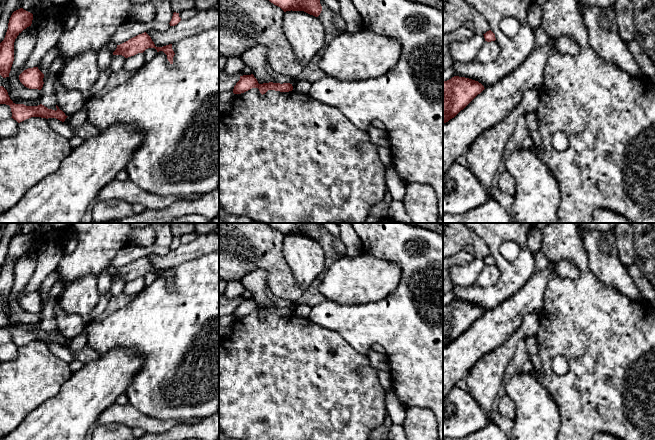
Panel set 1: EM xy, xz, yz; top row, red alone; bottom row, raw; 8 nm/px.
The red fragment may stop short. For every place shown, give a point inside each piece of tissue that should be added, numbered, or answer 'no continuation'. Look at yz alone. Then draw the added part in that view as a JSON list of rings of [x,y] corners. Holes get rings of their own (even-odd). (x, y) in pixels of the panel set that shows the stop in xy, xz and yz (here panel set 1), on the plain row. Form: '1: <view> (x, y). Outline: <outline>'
no continuation

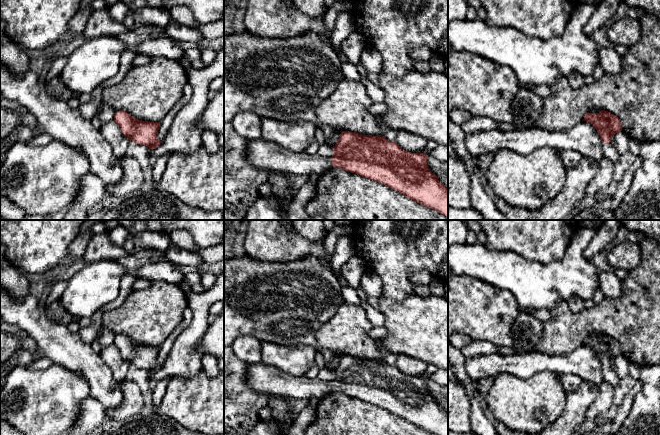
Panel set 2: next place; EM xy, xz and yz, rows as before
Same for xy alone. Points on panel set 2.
no continuation

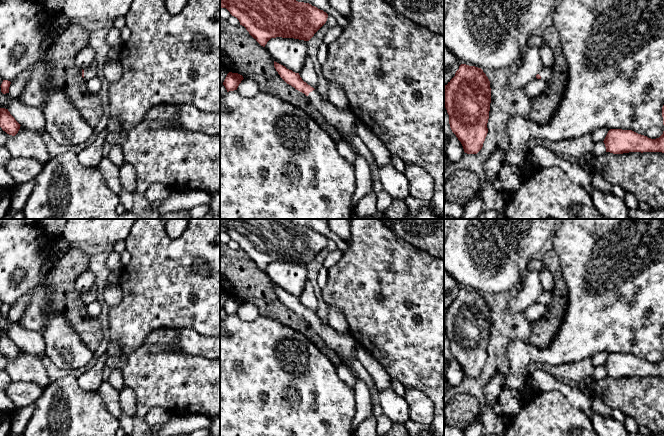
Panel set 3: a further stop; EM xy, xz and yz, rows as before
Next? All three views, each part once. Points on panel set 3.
1: xy (89, 297). Outline: [[[85,292],[83,294],[85,304],[90,304],[97,300],[97,292]]]

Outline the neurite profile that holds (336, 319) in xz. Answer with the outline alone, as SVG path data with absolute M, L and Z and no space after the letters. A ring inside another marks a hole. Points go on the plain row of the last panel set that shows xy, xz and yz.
M328 306L327 324L341 334L350 334L348 323L343 313L334 306Z

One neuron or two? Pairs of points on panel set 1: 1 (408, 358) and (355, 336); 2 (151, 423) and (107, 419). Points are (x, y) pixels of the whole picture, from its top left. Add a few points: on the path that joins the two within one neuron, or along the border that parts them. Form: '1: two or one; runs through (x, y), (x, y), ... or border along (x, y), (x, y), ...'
1: one; runs through (395, 345), (386, 336), (368, 336)
2: one; runs through (140, 420), (118, 418)

